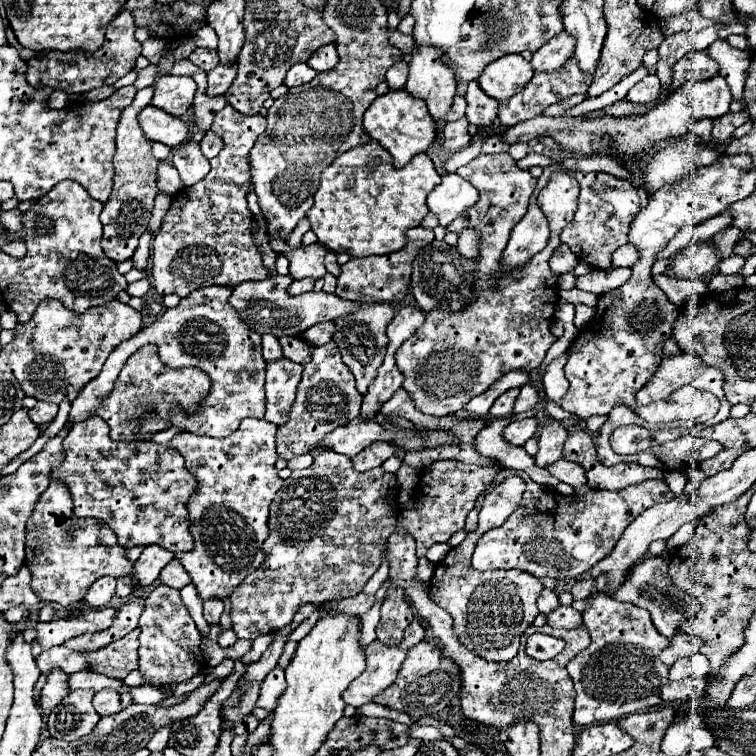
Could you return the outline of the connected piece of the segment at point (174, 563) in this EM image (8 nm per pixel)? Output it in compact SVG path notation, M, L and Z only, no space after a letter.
M175 558L164 567L163 571L161 571L160 580L162 584L174 589L183 589L183 587L191 583L189 573Z

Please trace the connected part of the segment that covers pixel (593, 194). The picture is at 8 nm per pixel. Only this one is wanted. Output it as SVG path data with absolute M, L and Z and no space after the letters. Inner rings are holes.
M571 173L579 181L579 209L573 217L573 221L563 229L561 241L567 243L579 261L587 263L593 269L609 269L611 267L611 255L621 245L627 243L629 225L633 223L633 217L641 211L641 205L649 201L649 195L645 189L633 187L629 181L617 179L607 173Z

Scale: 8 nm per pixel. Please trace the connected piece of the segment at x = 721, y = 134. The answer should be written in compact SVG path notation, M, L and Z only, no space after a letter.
M745 111L727 113L727 115L719 117L719 119L715 119L715 121L713 121L713 139L715 139L717 143L727 143L727 141L731 139L733 131L735 131L739 125L743 125L747 119L749 119L749 117L747 117Z

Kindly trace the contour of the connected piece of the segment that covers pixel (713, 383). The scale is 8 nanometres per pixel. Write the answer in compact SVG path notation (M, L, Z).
M679 351L677 355L669 355L669 357L663 357L661 359L661 365L657 367L657 373L653 373L653 377L645 383L645 387L637 393L637 401L643 401L641 405L647 405L647 403L653 403L657 399L665 399L669 397L675 389L679 387L687 387L693 383L695 387L693 389L699 389L699 391L709 391L713 393L715 397L719 397L721 401L721 409L719 413L713 417L713 423L721 423L725 419L729 419L729 409L731 409L731 403L725 399L725 393L723 393L723 373L715 367L707 367L701 359L697 359L697 355L693 351Z

